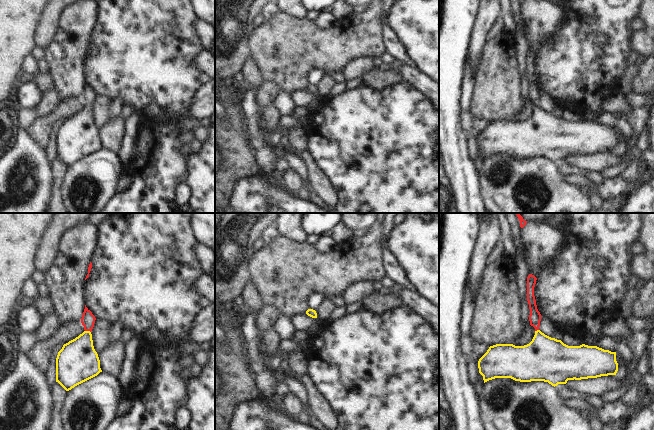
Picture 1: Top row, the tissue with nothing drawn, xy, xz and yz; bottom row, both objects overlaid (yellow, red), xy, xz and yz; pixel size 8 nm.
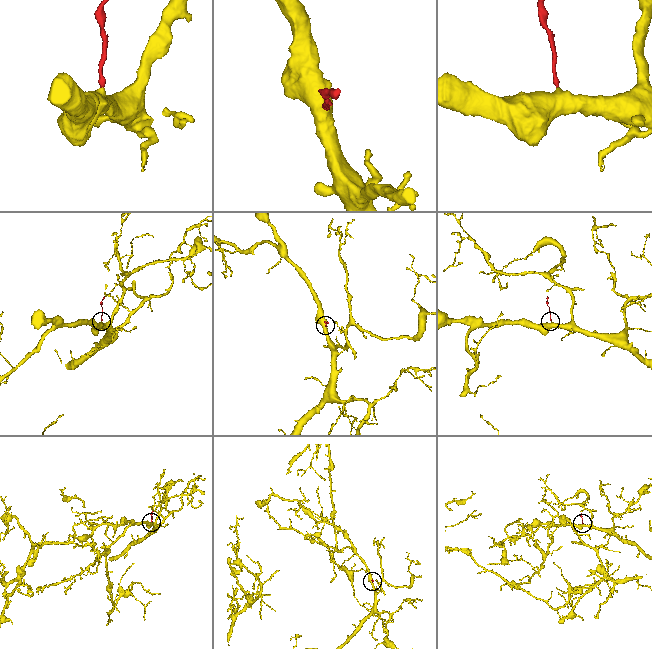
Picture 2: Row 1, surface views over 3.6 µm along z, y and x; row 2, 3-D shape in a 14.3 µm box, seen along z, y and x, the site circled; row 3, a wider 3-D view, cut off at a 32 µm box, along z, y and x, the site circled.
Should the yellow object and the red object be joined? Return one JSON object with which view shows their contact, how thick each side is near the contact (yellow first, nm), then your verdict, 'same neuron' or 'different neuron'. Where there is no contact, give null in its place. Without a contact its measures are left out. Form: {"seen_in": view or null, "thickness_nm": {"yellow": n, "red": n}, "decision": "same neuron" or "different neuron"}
{"seen_in": "xy", "thickness_nm": {"yellow": 320, "red": 110}, "decision": "same neuron"}

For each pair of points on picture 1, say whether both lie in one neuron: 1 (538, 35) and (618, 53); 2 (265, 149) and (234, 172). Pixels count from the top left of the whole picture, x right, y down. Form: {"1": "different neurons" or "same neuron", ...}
{"1": "different neurons", "2": "different neurons"}

